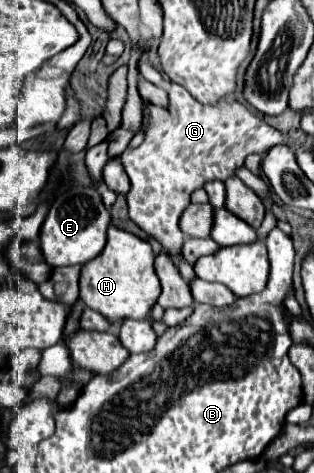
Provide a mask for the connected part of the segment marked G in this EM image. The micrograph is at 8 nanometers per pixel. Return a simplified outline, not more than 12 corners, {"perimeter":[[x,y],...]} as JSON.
{"perimeter":[[178,84],[122,152],[130,218],[172,258],[190,194],[292,142]]}

